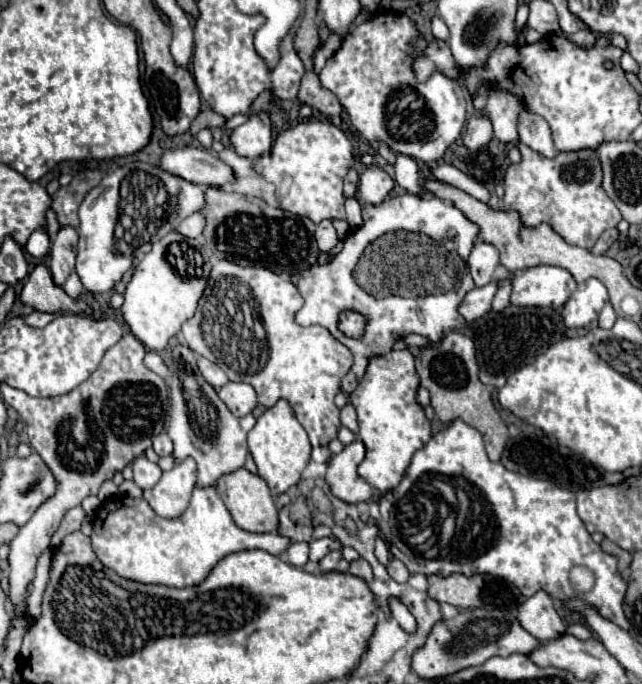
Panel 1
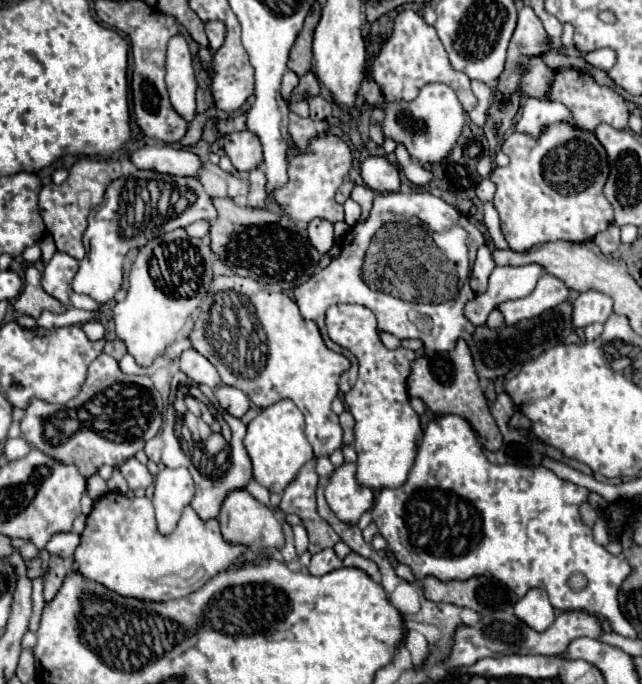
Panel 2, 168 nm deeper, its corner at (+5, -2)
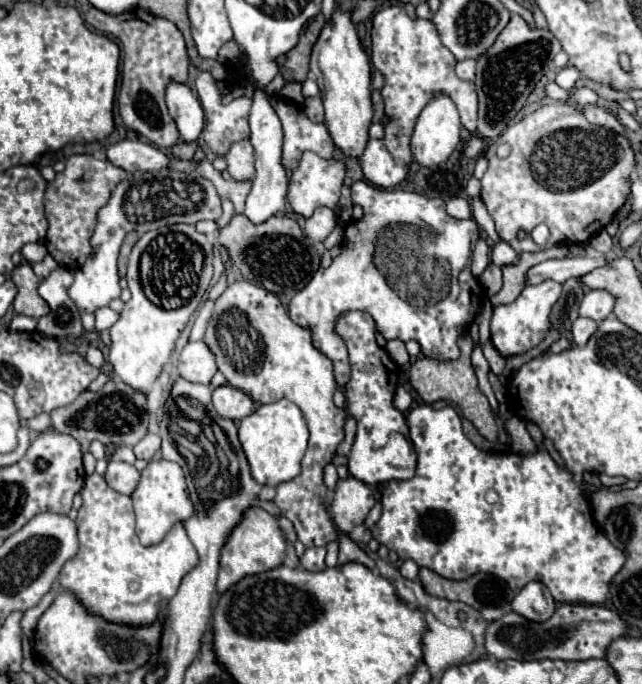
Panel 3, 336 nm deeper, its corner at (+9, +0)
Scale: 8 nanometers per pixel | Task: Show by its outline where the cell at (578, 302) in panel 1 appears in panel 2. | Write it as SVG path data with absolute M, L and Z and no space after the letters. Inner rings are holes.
M586 290L582 294L578 294L572 302L574 310L572 310L572 326L576 328L584 328L592 322L606 322L606 318L612 314L612 298L596 292L596 290Z

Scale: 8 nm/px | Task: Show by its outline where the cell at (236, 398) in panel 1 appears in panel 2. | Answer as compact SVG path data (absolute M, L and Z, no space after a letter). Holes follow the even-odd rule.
M220 384L220 386L214 390L214 394L216 394L220 406L222 406L228 414L232 414L232 416L236 416L236 418L242 418L242 416L248 412L248 408L250 408L248 396L246 396L242 390L238 390L238 388Z

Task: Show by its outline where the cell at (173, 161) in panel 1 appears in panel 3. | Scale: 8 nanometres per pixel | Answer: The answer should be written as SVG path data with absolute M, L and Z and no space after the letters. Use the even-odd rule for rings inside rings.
M122 140L116 144L110 144L106 148L106 158L114 164L120 166L126 172L148 172L148 170L162 170L168 168L168 156L142 140Z

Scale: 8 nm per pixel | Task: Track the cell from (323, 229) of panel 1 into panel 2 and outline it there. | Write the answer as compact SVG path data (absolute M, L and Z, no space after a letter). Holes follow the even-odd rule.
M316 218L308 224L308 236L310 236L312 246L320 254L326 254L334 244L334 226L328 220L318 220Z

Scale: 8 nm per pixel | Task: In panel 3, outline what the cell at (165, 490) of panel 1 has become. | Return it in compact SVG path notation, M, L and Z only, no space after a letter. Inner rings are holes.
M164 458L148 462L148 466L140 472L140 482L130 498L136 512L136 534L144 546L154 546L162 542L162 538L176 522L186 522L194 514L194 506L188 496L186 478L180 464Z

